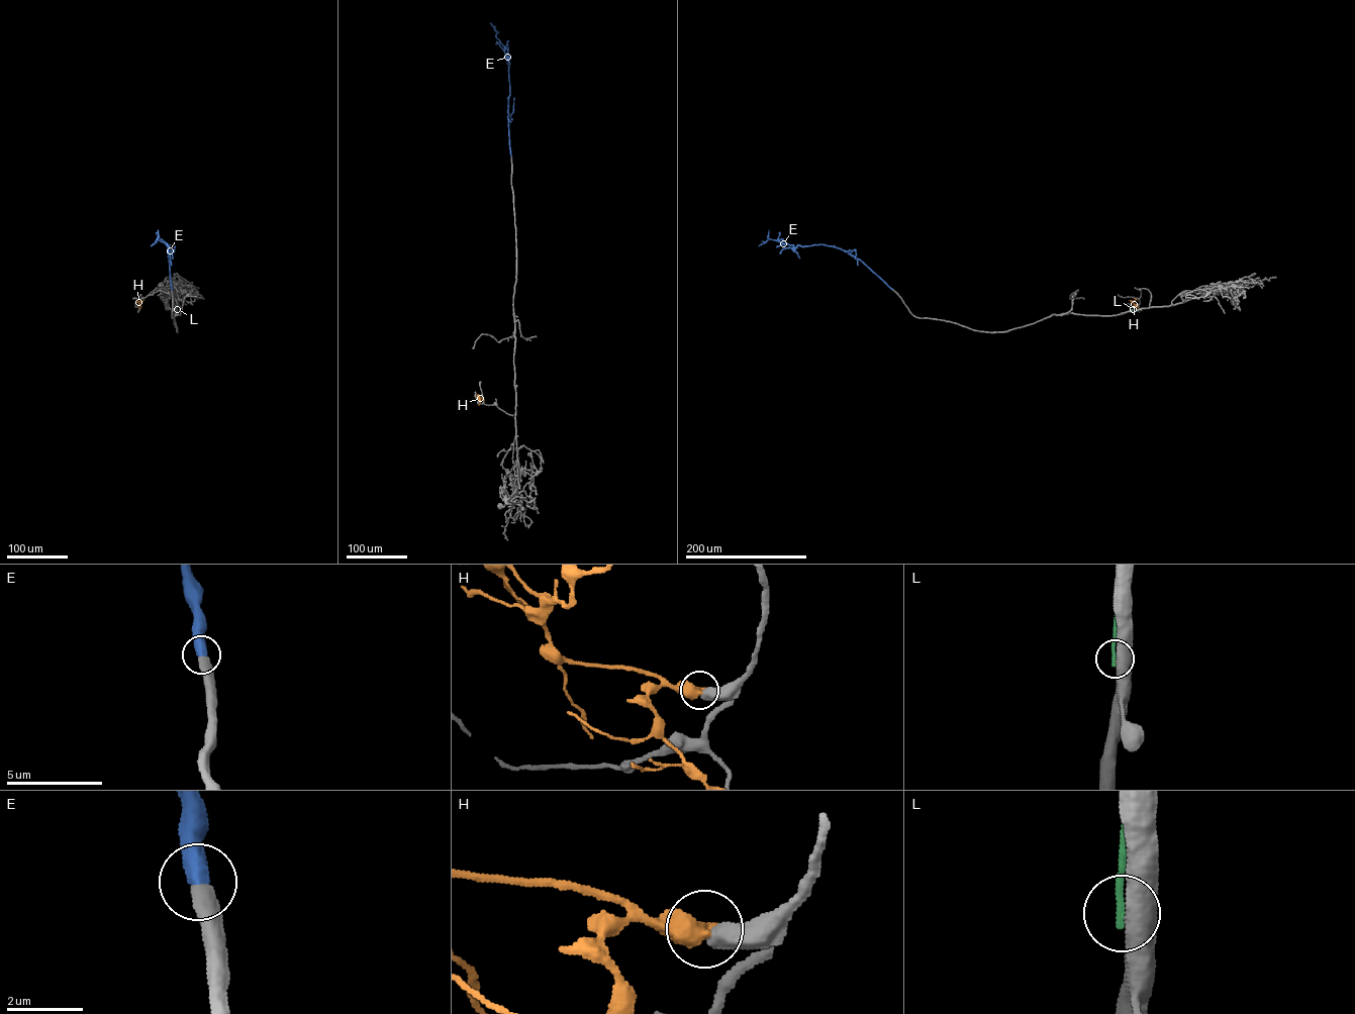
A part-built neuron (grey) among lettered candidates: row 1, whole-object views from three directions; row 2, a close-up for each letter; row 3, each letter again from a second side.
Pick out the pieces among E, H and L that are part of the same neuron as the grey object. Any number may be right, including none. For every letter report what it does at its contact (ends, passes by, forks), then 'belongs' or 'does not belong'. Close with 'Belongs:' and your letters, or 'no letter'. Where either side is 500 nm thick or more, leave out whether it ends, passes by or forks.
E: belongs
H: does not belong
L: does not belong
Belongs: E

